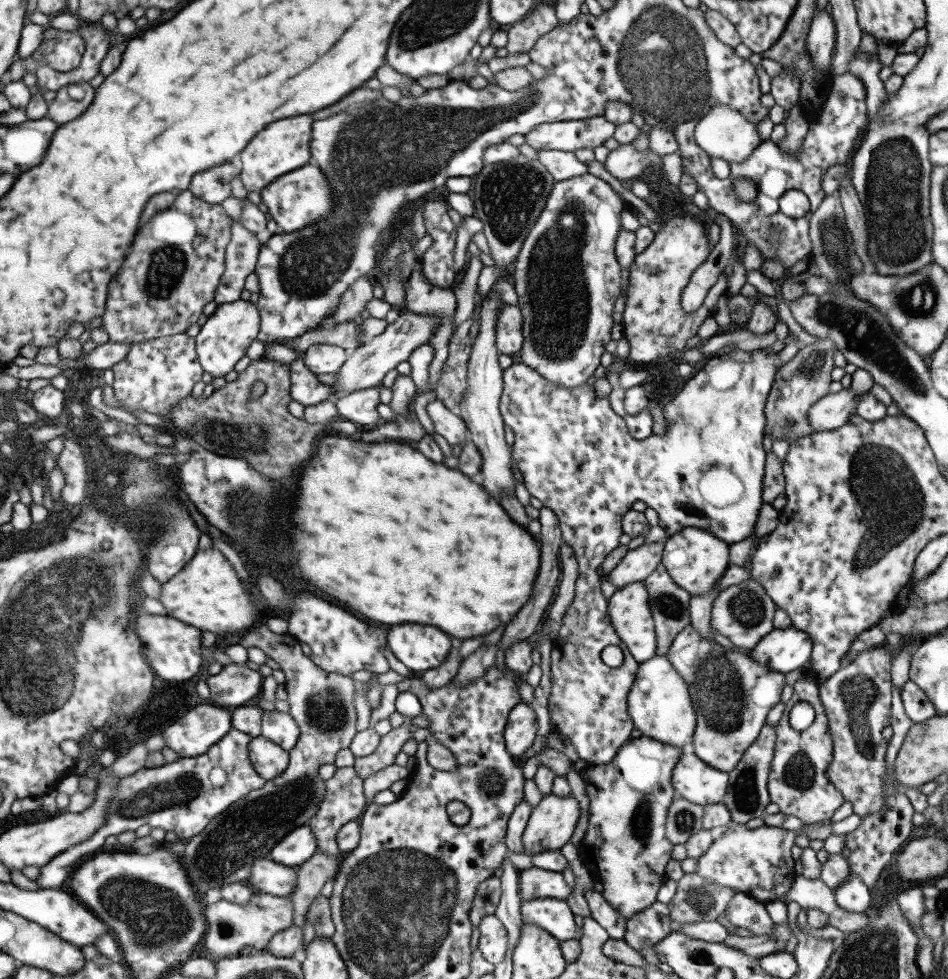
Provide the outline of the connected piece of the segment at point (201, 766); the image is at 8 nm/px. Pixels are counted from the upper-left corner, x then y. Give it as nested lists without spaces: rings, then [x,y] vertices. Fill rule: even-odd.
[[[231,727],[225,736],[222,736],[203,754],[193,757],[178,757],[172,763],[163,763],[157,768],[150,764],[131,776],[121,778],[118,792],[114,794],[112,804],[110,804],[107,823],[87,842],[70,848],[69,851],[63,852],[61,855],[56,856],[50,863],[42,866],[40,868],[40,875],[35,881],[43,889],[61,886],[67,878],[71,878],[74,870],[81,864],[81,860],[85,860],[87,856],[91,856],[93,852],[97,852],[101,846],[105,846],[105,840],[109,836],[118,836],[125,832],[135,831],[147,824],[152,828],[160,828],[165,832],[171,831],[177,834],[177,836],[181,836],[181,838],[191,838],[191,836],[199,834],[217,814],[224,811],[230,804],[233,804],[233,802],[239,800],[248,792],[257,790],[261,786],[261,778],[253,770],[248,760],[247,743],[250,740],[251,736],[247,733],[239,732]]]

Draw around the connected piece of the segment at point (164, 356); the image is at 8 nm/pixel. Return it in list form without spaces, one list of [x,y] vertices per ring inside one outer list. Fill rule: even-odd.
[[[172,334],[141,343],[134,343],[125,360],[113,366],[115,398],[133,410],[145,410],[157,416],[169,416],[170,408],[186,398],[193,384],[201,378],[193,350],[193,338],[186,334]]]

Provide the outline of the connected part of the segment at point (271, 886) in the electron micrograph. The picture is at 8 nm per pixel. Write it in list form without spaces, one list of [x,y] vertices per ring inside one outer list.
[[[259,858],[253,860],[247,871],[244,883],[253,890],[278,897],[287,897],[293,890],[296,873],[293,867]]]

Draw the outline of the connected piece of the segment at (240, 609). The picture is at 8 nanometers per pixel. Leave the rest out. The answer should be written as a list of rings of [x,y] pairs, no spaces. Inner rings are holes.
[[[213,548],[199,550],[194,556],[195,560],[191,560],[191,564],[187,564],[179,576],[161,586],[157,600],[161,600],[160,604],[165,608],[167,616],[215,635],[243,634],[260,623],[261,619],[257,618],[259,610],[255,608],[251,596],[239,582],[229,562]]]

